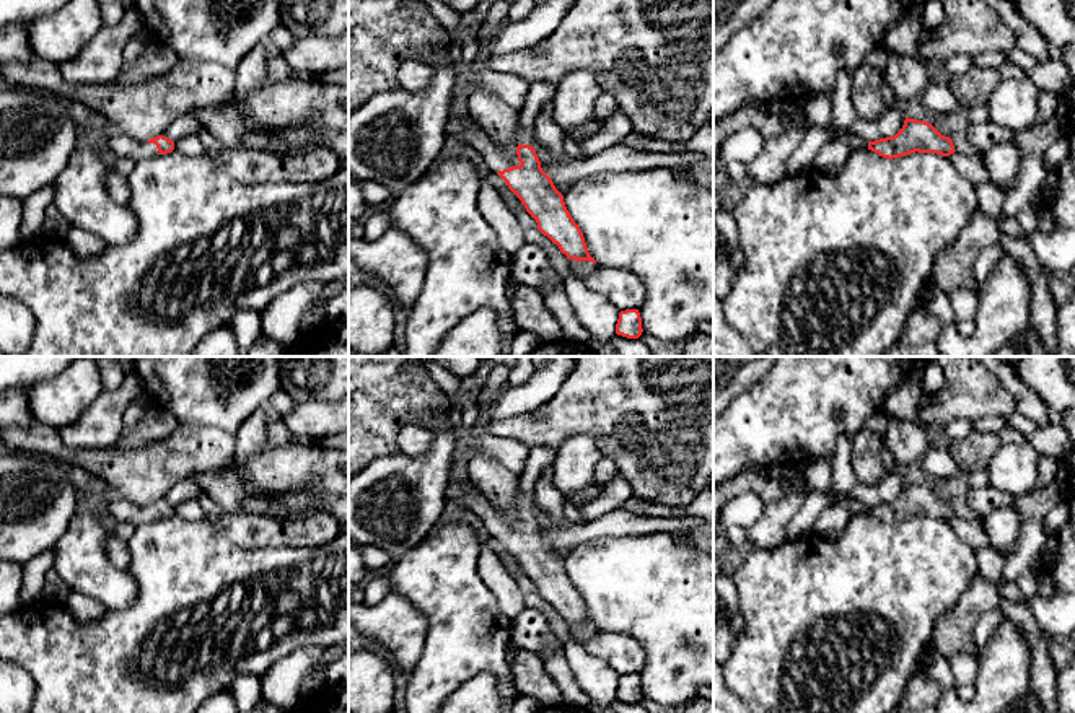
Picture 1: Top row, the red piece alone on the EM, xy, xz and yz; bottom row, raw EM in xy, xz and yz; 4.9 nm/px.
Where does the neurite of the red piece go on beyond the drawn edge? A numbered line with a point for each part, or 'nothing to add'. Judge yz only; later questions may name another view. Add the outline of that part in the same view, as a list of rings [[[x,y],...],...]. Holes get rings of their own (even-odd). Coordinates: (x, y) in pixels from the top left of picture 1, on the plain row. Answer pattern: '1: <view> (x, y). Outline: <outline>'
nothing to add

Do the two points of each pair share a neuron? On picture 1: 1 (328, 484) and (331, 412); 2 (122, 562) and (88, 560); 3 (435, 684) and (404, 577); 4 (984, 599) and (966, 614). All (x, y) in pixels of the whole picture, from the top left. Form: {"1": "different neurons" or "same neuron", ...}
{"1": "different neurons", "2": "different neurons", "3": "same neuron", "4": "same neuron"}

